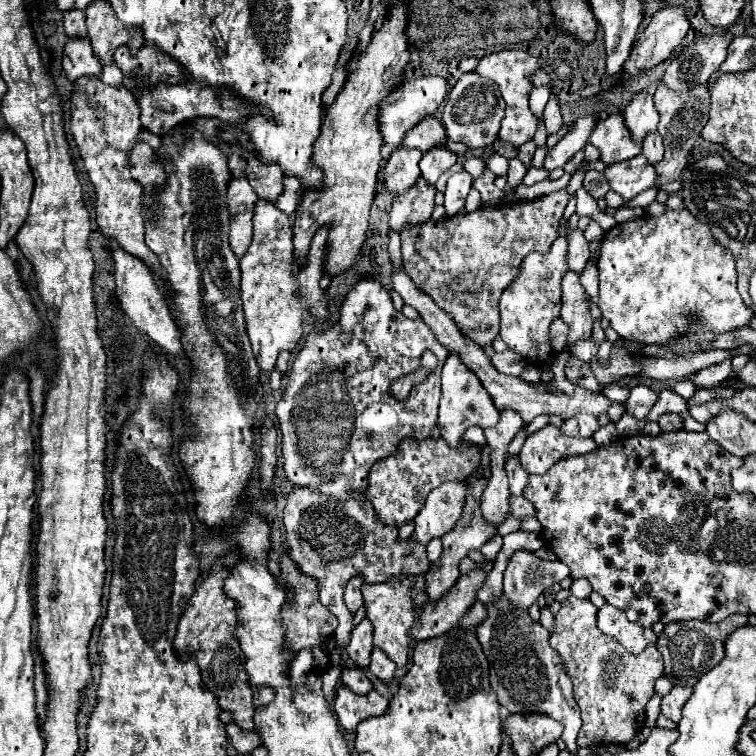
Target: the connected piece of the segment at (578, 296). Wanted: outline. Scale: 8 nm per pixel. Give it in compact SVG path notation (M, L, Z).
M568 272L562 280L562 320L570 326L568 346L580 338L592 336L594 320L590 316L588 296L580 284L578 272Z

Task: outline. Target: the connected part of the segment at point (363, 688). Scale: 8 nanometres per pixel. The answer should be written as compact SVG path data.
M344 668L344 670L342 670L342 682L344 682L350 690L354 690L354 692L358 692L358 694L364 694L364 692L370 692L370 690L372 690L370 678L368 678L360 668Z

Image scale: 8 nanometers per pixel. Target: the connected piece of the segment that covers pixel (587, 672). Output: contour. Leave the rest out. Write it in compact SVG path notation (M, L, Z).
M570 596L566 602L562 602L560 612L554 616L554 630L550 634L550 646L558 652L564 670L570 674L572 684L574 684L574 698L582 710L582 720L584 726L580 728L576 744L590 746L590 744L608 744L608 742L618 742L618 744L628 744L640 728L644 728L646 720L646 704L654 694L654 682L664 676L664 664L662 656L656 648L656 644L650 644L642 654L630 654L618 640L602 634L596 626L596 612L598 608L586 598L580 600L576 596Z

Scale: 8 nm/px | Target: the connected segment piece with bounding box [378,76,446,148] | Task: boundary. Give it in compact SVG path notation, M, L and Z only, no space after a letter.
M420 76L412 82L404 82L404 84L396 86L386 96L386 100L382 100L378 104L378 126L382 132L384 144L398 148L404 138L404 132L414 128L414 124L418 124L418 120L422 120L422 116L432 116L436 112L436 108L444 100L444 90L446 90L446 82L440 76Z

